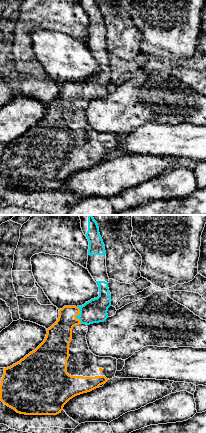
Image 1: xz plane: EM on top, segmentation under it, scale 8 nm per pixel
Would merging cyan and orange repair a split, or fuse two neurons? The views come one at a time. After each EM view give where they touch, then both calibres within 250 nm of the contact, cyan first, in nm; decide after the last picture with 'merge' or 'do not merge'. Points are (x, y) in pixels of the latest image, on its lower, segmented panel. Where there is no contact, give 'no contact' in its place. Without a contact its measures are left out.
contact (77, 315); calibres 190 and 200 nm

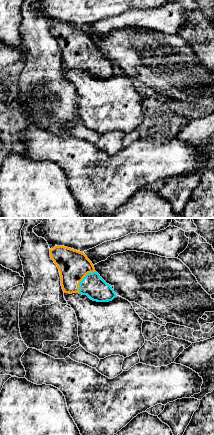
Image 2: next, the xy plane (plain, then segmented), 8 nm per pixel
contact (83, 279); calibres 190 and 240 nm

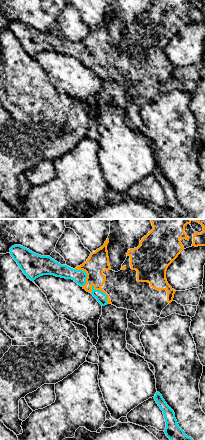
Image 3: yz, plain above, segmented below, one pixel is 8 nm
contact (101, 291); calibres 80 and 180 nm

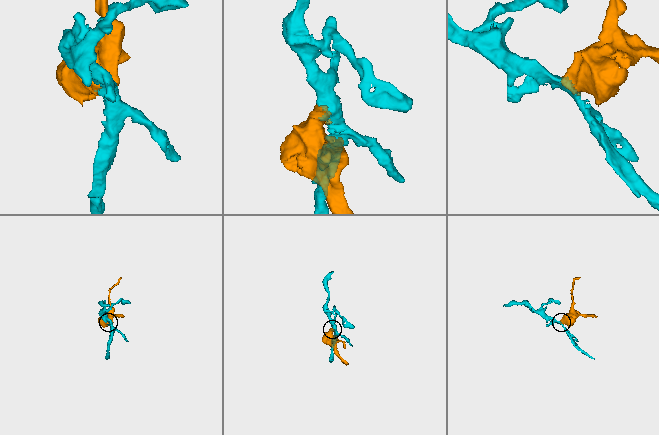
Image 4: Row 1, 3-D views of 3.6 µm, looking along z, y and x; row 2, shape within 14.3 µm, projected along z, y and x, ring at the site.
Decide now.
merge

